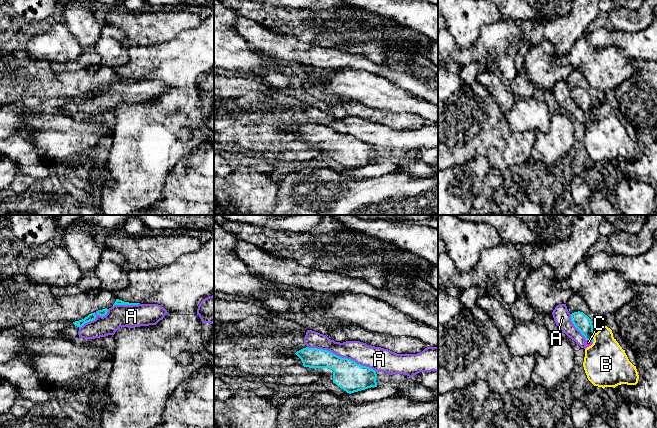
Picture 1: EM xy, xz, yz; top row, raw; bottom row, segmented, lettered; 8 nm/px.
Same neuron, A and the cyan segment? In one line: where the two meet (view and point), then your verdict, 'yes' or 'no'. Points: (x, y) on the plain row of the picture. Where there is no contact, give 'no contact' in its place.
meets cyan in xz at (342, 134); no

